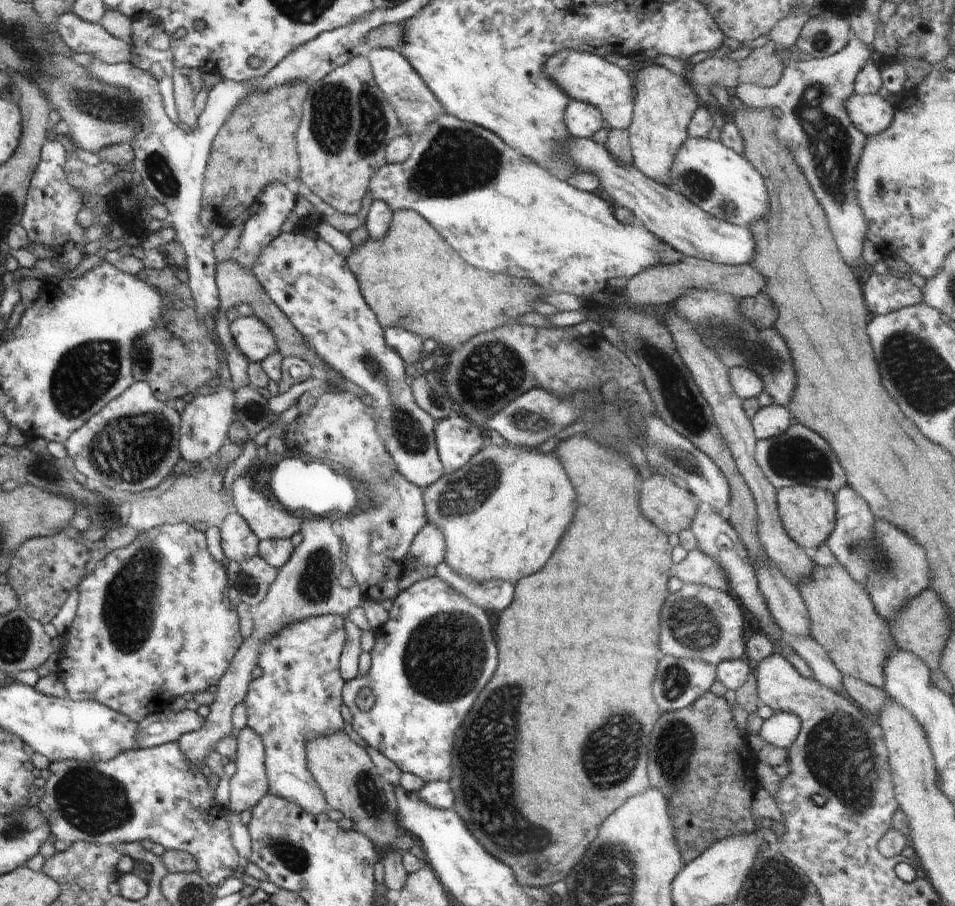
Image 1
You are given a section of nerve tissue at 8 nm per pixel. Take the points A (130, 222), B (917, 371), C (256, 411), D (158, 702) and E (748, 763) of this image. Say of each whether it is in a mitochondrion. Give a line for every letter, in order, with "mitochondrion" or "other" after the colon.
A: other
B: mitochondrion
C: mitochondrion
D: other
E: other

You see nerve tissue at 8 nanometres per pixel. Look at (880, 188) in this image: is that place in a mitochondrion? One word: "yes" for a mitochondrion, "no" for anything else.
yes

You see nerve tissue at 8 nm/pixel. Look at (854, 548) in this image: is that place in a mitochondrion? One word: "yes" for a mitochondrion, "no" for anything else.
yes

